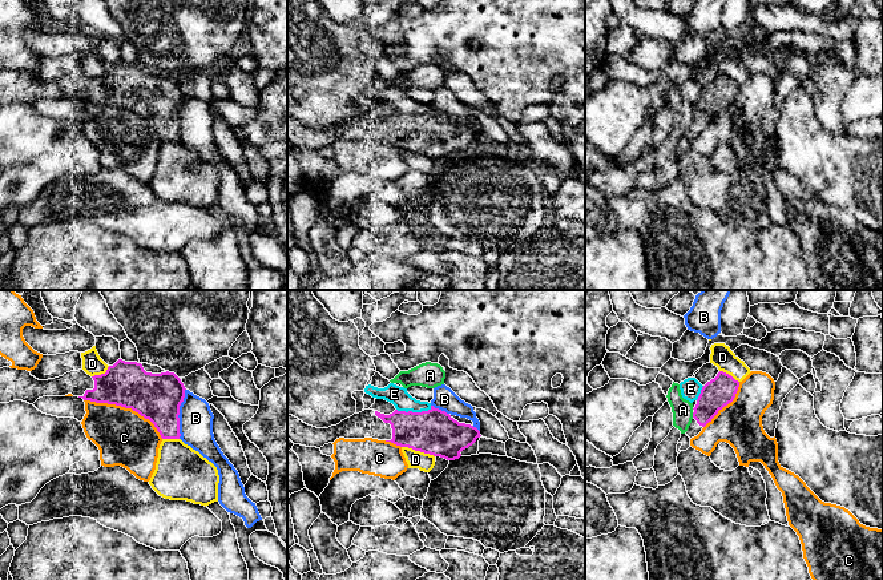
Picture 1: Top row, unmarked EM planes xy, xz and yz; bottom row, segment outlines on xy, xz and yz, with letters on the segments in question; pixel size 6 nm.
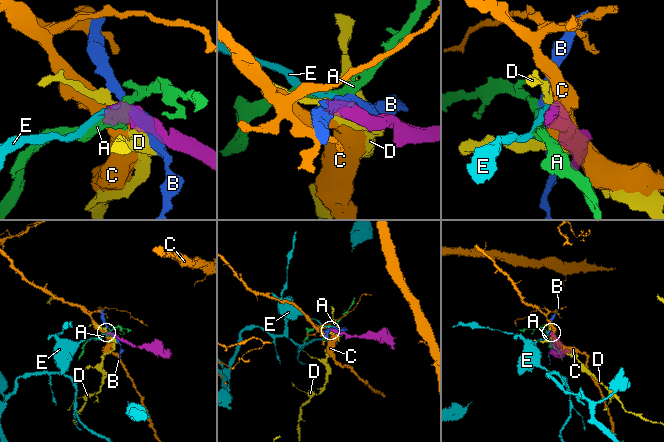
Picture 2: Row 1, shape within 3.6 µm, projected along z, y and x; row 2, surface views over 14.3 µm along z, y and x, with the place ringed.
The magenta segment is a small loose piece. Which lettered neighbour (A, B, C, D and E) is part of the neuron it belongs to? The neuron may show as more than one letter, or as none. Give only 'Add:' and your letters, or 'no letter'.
Add: no letter

